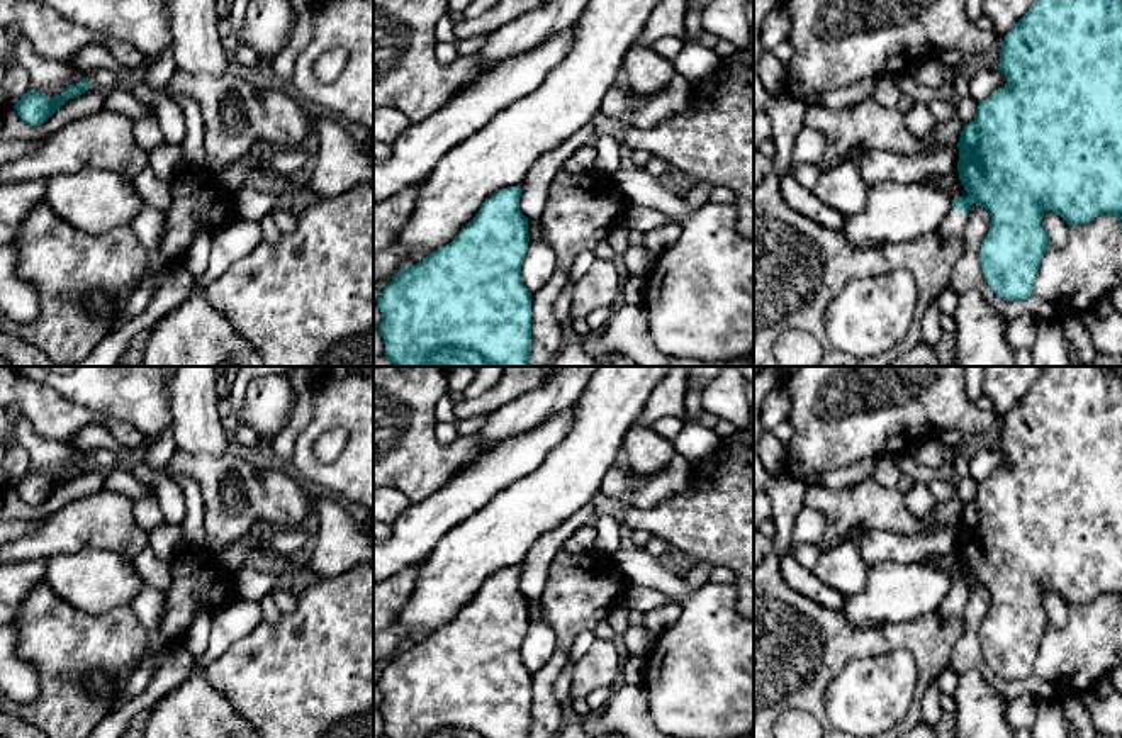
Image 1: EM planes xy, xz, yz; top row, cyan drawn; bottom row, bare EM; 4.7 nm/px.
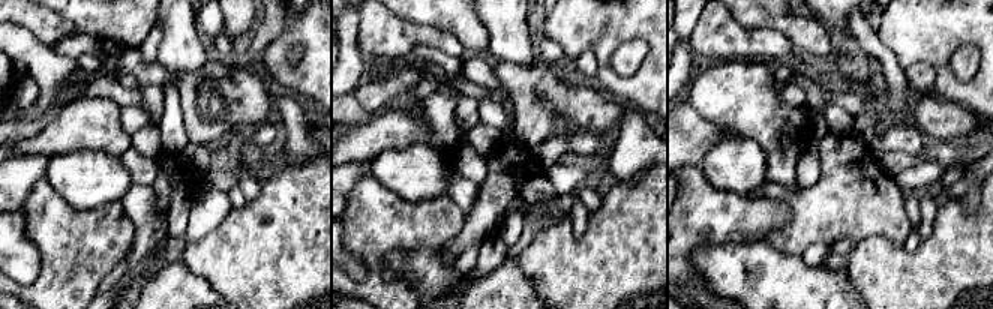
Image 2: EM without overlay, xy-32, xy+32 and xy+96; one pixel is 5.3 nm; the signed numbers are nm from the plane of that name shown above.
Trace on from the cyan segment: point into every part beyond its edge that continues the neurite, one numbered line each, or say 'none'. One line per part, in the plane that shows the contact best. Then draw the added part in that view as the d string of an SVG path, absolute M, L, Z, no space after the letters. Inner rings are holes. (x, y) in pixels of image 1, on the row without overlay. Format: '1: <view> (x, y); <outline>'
1: yz (953, 604); M951 587L945 599L940 602L937 609L937 614L944 619L962 616L966 599L966 592L959 592L957 589Z

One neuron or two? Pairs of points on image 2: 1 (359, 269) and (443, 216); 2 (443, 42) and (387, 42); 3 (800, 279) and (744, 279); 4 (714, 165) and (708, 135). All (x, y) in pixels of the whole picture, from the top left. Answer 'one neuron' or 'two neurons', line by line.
1: two neurons
2: one neuron
3: one neuron
4: two neurons

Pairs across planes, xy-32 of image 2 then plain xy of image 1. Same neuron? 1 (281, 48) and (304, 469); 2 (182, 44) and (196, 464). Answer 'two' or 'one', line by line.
1: one
2: two

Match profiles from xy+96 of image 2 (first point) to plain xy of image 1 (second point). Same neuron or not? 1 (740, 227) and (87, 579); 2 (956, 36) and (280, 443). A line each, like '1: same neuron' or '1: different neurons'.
1: different neurons
2: different neurons

